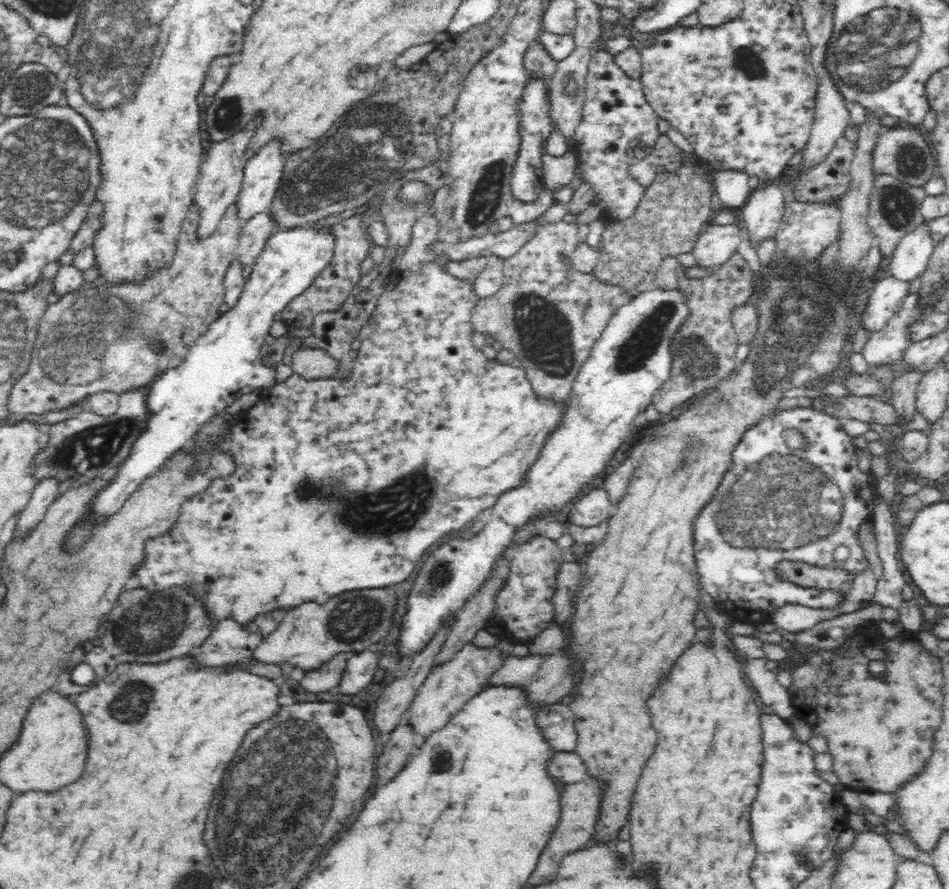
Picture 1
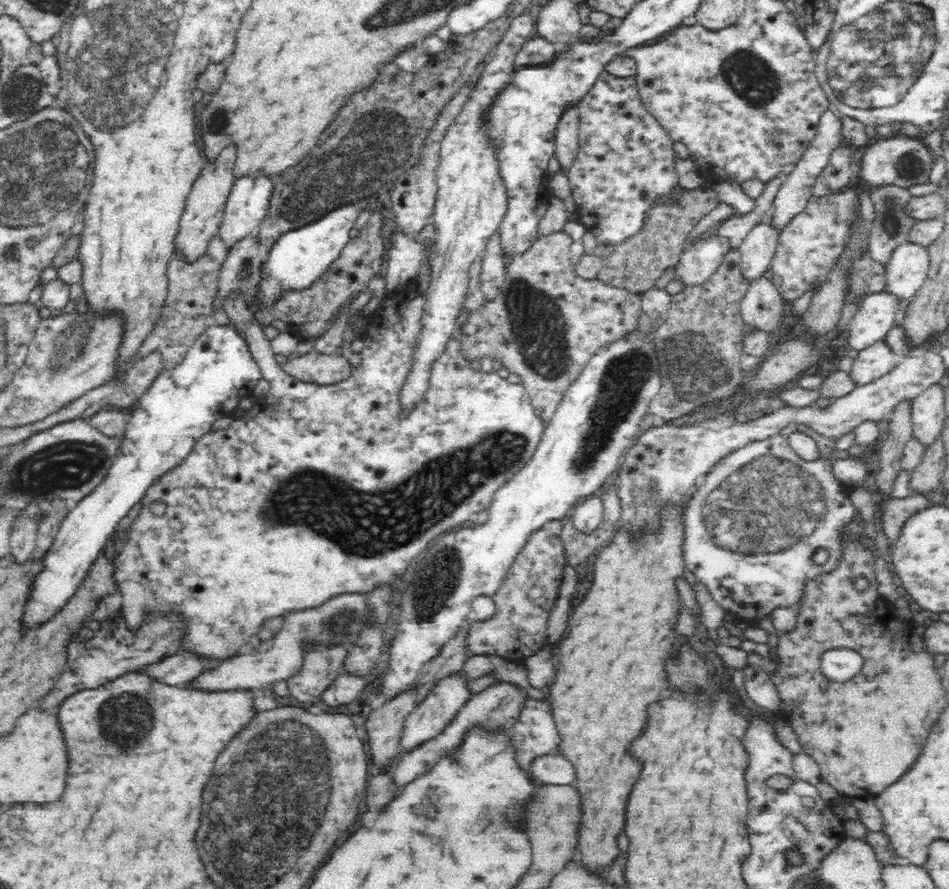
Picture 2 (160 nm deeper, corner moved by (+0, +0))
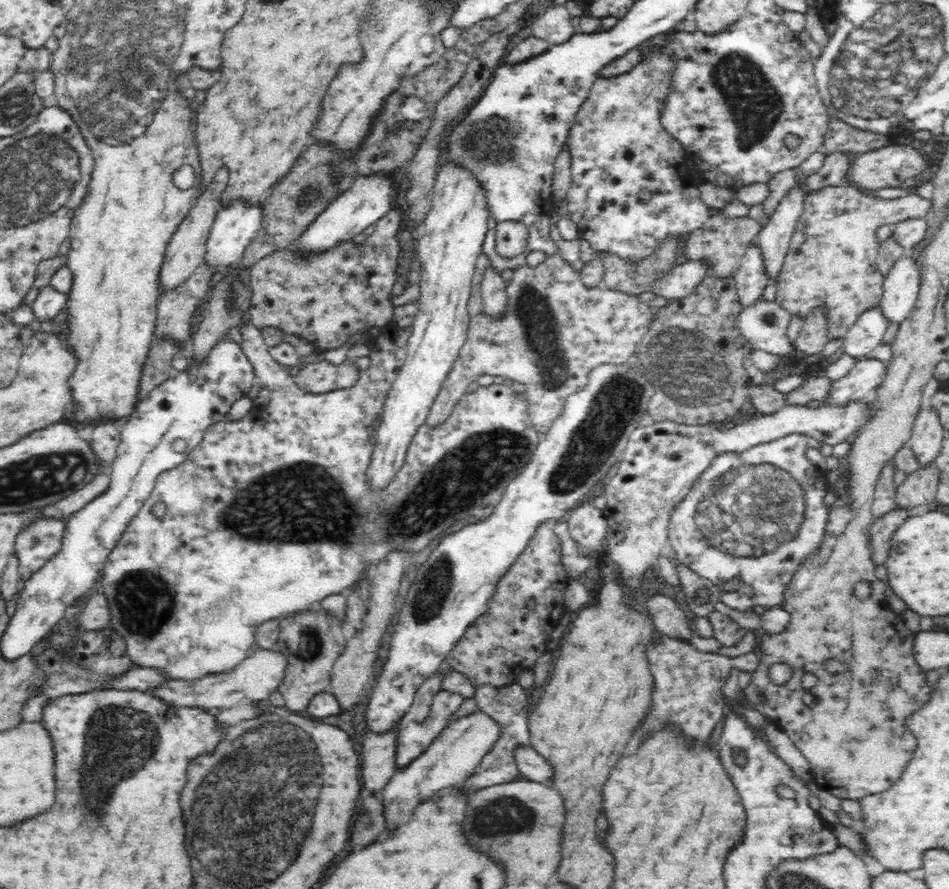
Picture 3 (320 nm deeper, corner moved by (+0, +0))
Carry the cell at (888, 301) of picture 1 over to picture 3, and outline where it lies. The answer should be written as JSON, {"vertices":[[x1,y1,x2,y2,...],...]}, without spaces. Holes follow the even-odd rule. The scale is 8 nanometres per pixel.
{"vertices":[[880,306,867,308,846,331,841,352,854,359,870,354,881,344,890,323]]}

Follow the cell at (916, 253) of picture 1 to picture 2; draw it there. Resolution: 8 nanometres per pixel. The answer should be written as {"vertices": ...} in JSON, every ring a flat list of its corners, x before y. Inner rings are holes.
{"vertices":[[910,241,900,244,885,265,886,290,900,300,911,300,924,285,929,268,929,250,925,246]]}

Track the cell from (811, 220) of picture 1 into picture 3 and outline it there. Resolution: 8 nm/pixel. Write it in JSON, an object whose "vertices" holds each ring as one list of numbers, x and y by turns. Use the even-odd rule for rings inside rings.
{"vertices":[[842,186,826,187,811,191,806,195,804,213,798,220,797,228,792,234,788,254,777,272,775,301,785,308,790,315,802,319,810,309,826,303,828,307,828,339,844,338,846,331,867,308,879,306,883,297,883,274,877,265,879,246,877,229,883,225,891,227,896,224,917,218,925,218,932,208,932,199,922,198,912,192,902,198,882,199,863,194,860,188]]}

